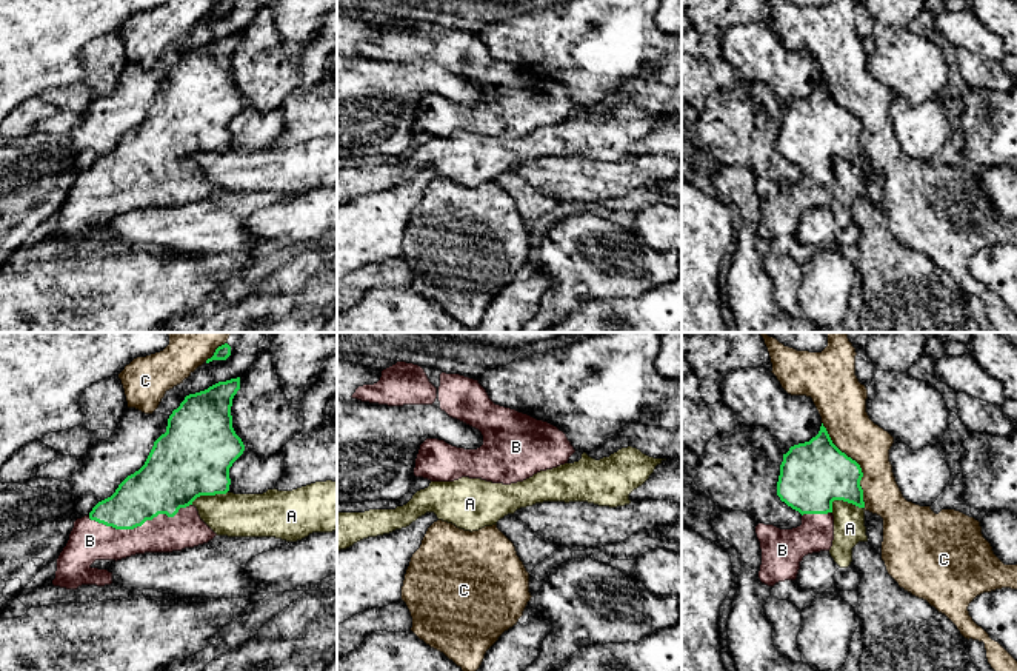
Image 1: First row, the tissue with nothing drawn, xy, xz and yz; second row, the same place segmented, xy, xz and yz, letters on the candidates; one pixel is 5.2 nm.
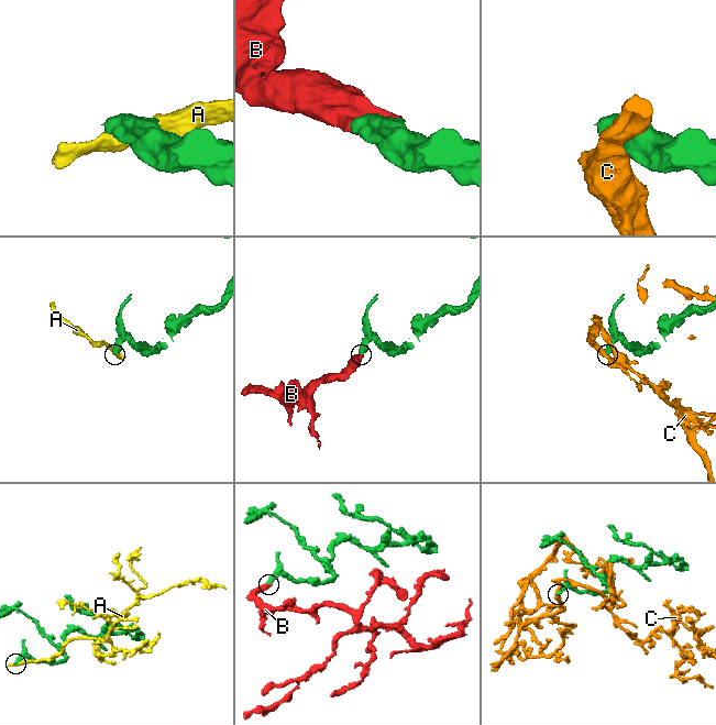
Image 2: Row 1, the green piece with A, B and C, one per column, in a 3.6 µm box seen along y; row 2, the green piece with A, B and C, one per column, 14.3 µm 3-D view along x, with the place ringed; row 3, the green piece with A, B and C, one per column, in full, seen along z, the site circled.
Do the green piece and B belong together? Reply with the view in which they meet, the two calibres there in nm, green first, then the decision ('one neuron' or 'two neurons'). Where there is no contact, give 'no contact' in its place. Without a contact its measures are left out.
contact in xy; calibres 300 and 200 nm; one neuron

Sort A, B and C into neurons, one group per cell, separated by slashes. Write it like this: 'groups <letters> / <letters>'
groups A / B / C

